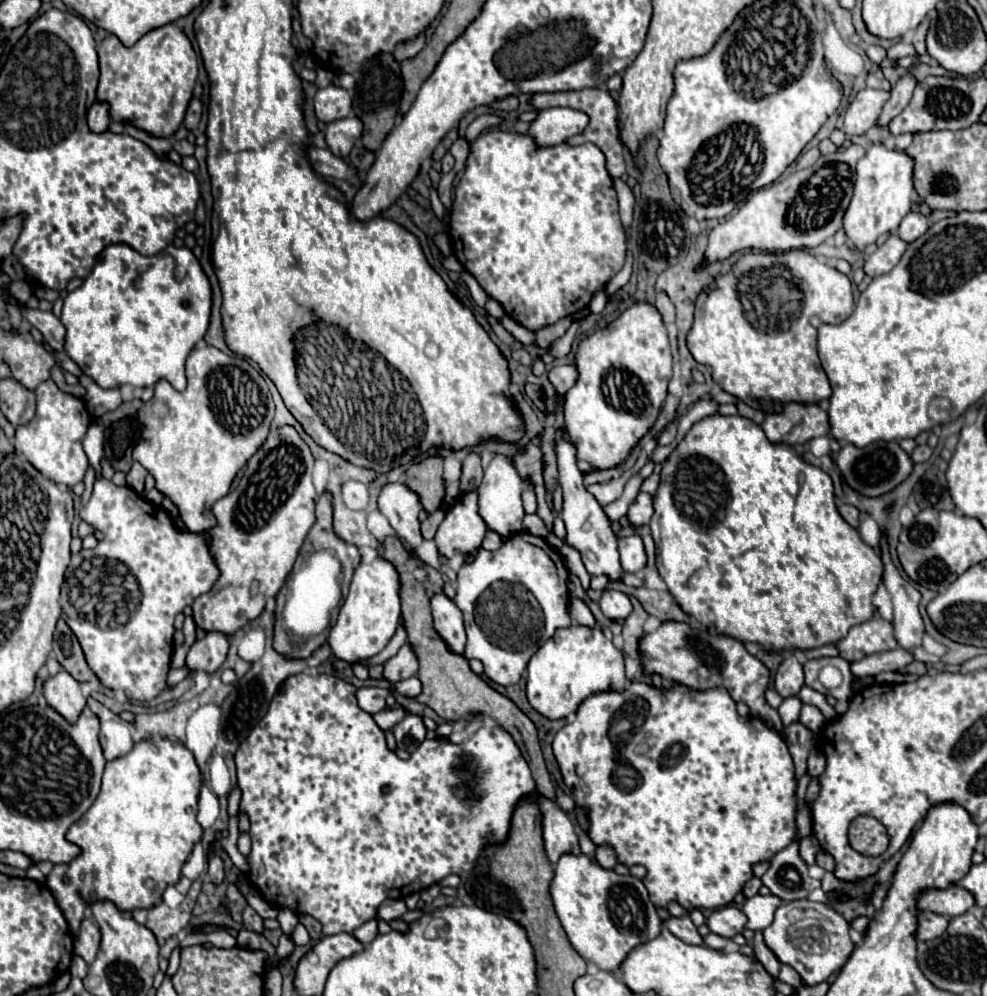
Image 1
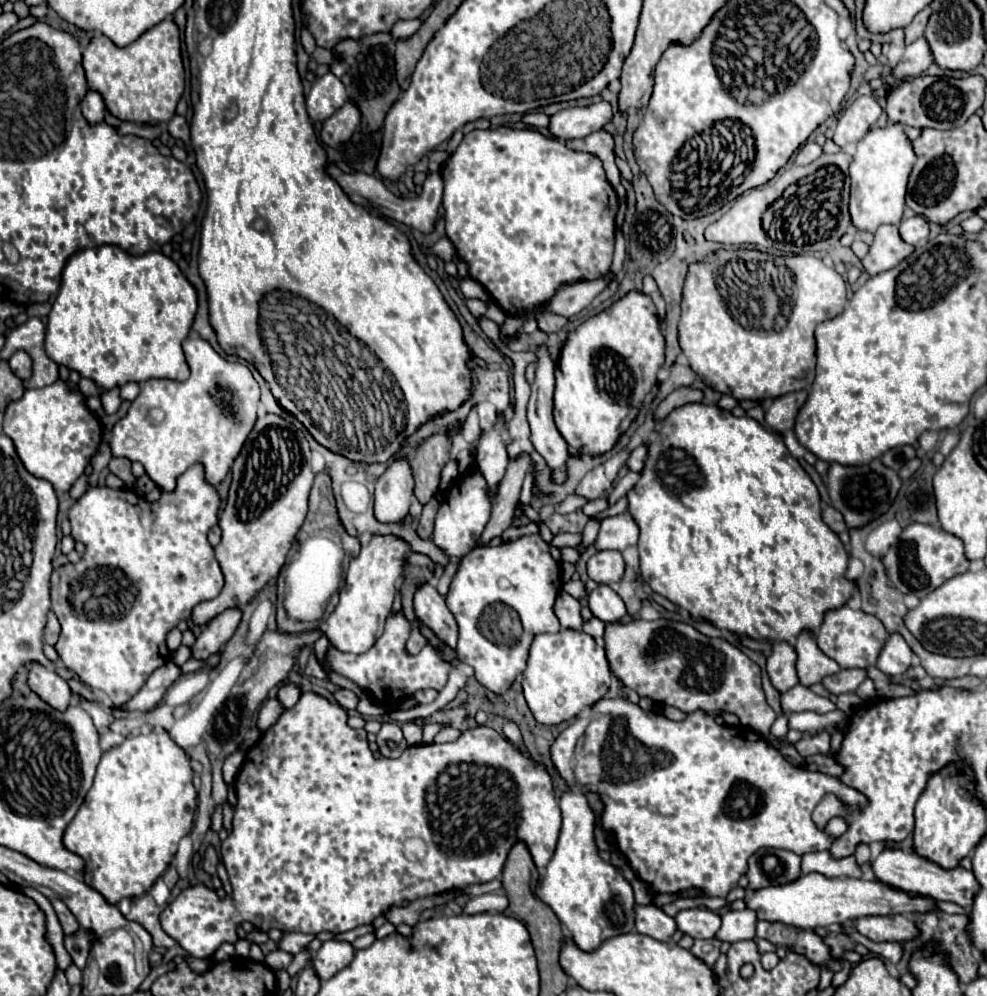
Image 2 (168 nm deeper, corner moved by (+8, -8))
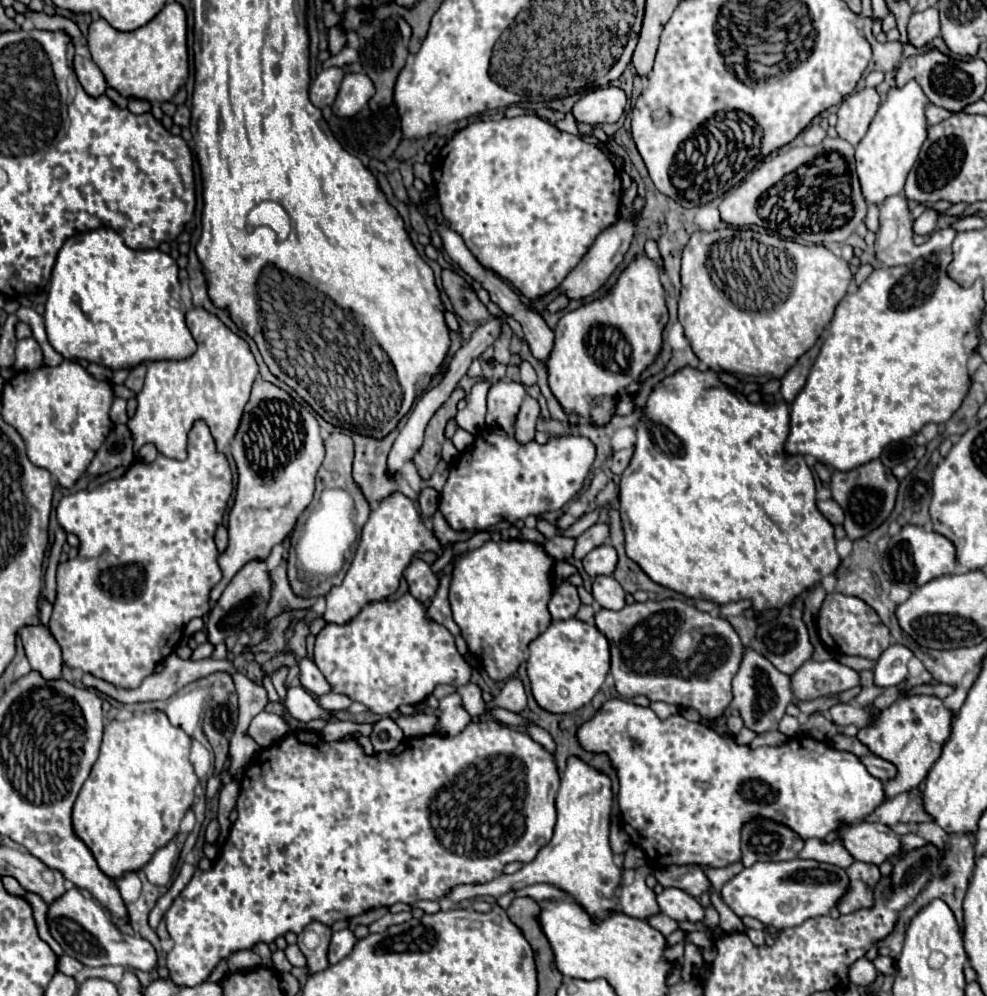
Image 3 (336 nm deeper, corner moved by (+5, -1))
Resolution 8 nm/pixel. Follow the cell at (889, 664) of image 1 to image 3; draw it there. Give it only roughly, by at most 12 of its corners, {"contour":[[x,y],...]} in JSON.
{"contour":[[836,659],[806,661],[790,675],[798,701],[840,695],[858,673]]}

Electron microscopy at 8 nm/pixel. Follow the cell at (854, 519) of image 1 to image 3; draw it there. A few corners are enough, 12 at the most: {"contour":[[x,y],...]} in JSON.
{"contour":[[834,499],[818,501],[832,525],[844,523],[844,511]]}

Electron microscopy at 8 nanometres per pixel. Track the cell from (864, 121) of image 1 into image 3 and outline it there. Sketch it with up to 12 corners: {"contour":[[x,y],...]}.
{"contour":[[872,87],[838,107],[838,137],[856,145],[874,119],[880,97]]}

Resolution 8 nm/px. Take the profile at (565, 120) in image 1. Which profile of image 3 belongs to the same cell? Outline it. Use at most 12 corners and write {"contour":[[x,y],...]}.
{"contour":[[602,86],[576,101],[578,123],[616,123],[628,97]]}

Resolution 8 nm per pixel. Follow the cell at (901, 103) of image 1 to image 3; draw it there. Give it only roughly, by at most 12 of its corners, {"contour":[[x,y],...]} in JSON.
{"contour":[[938,9],[914,13],[908,23],[908,41],[924,47],[940,35]]}

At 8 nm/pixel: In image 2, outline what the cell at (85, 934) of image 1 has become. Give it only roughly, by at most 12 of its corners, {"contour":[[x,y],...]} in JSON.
{"contour":[[61,900],[53,902],[65,934],[79,930],[77,918]]}

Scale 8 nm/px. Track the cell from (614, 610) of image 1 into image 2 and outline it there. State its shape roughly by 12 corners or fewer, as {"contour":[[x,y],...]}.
{"contour":[[605,584],[589,594],[593,616],[619,622],[627,614],[619,594]]}

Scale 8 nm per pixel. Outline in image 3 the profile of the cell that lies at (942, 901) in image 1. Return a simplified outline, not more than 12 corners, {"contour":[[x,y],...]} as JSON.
{"contour":[[796,857],[754,863],[724,883],[738,917],[798,927],[828,915],[842,867]]}

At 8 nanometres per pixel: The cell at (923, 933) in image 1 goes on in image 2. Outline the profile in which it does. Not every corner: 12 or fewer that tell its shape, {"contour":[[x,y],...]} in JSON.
{"contour":[[903,914],[859,918],[855,928],[873,942],[919,936]]}

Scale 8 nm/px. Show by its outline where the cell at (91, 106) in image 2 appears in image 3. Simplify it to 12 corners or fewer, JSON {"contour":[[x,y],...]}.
{"contour":[[74,55],[74,73],[88,95],[106,91],[106,79],[92,59]]}

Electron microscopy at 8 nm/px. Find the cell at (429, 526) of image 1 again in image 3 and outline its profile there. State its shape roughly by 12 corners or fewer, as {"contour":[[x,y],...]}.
{"contour":[[424,487],[418,495],[418,507],[424,517],[438,509],[438,491]]}

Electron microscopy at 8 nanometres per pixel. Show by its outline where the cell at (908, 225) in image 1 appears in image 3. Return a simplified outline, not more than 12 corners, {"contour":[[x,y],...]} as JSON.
{"contour":[[926,209],[914,221],[914,233],[930,235],[938,211]]}

